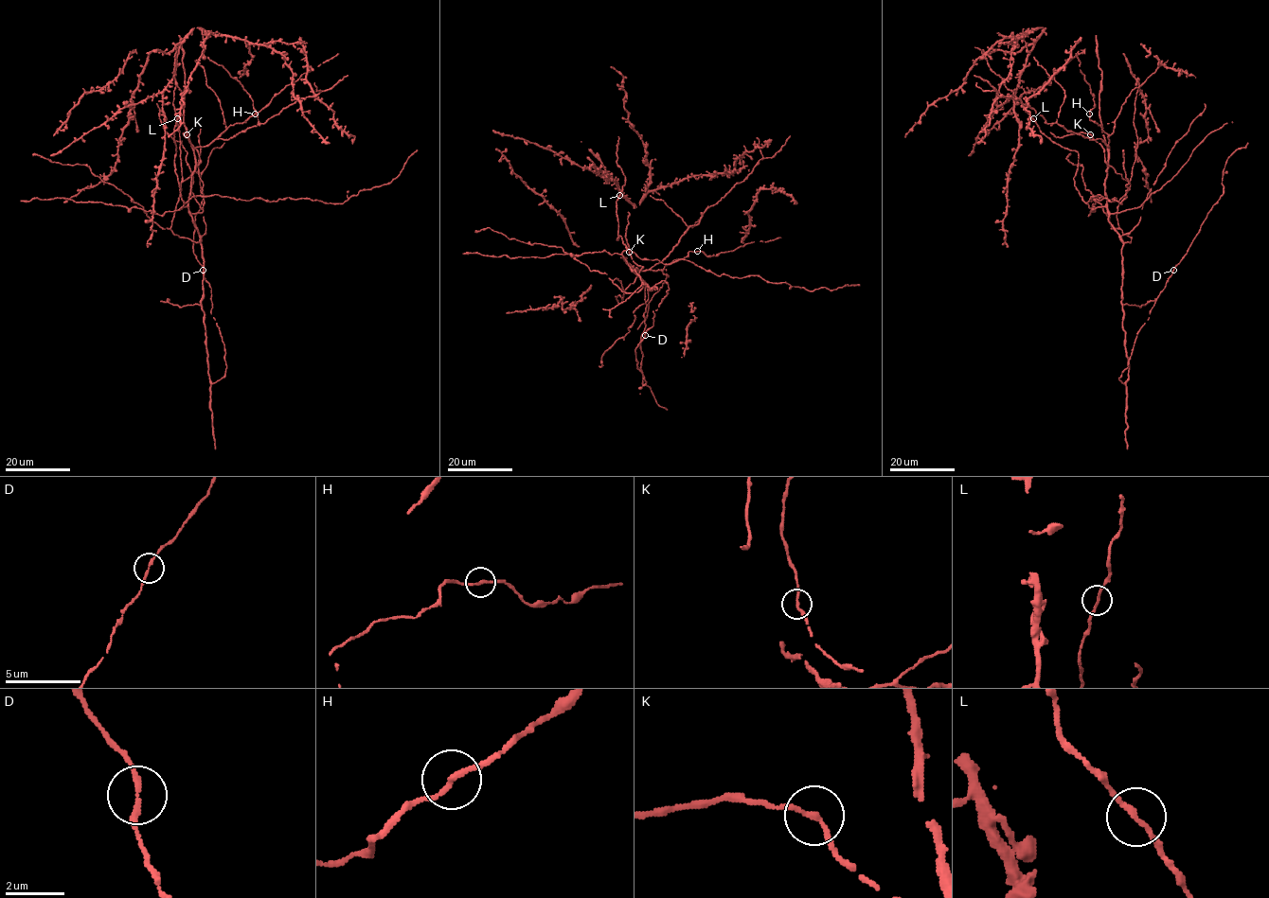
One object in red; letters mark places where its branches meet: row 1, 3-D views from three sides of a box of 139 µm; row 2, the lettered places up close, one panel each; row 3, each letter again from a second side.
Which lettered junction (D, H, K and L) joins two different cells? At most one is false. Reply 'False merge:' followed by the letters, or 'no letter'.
False merge: no letter

